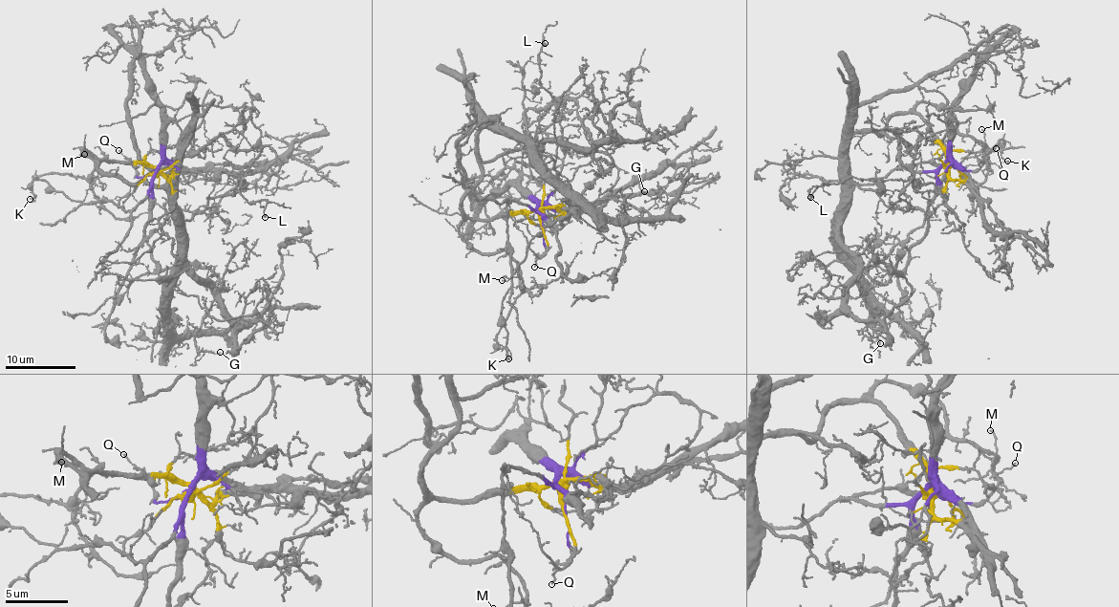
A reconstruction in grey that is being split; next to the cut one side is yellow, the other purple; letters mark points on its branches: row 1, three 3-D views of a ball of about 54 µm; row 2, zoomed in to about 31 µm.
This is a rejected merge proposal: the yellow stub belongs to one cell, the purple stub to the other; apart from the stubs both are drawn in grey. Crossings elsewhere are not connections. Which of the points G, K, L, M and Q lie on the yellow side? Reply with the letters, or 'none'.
G, K, M

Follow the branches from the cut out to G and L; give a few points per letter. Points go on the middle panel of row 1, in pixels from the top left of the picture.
G: (539, 215), (465, 214), (462, 197), (480, 177), (480, 130), (513, 136), (614, 219), (644, 191)
L: (539, 215), (540, 204), (560, 184), (564, 153), (557, 104), (539, 82), (541, 46), (546, 43)

